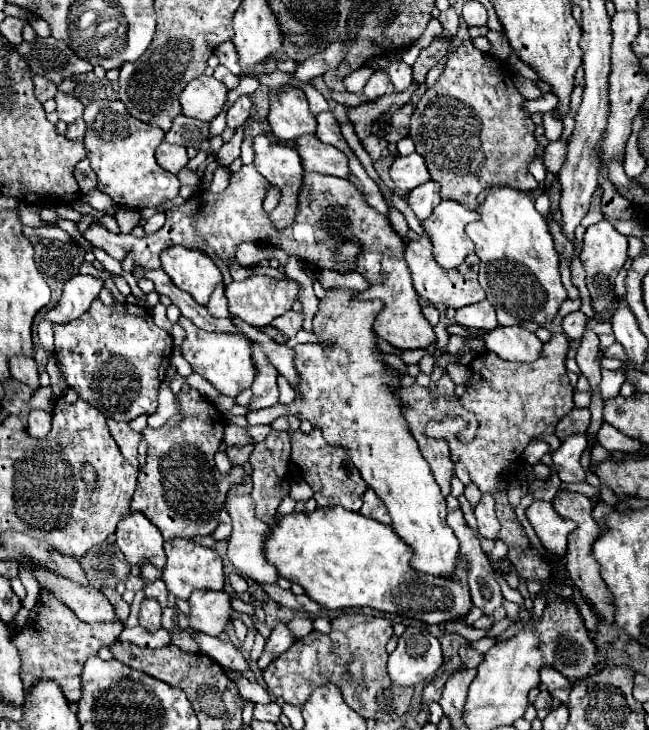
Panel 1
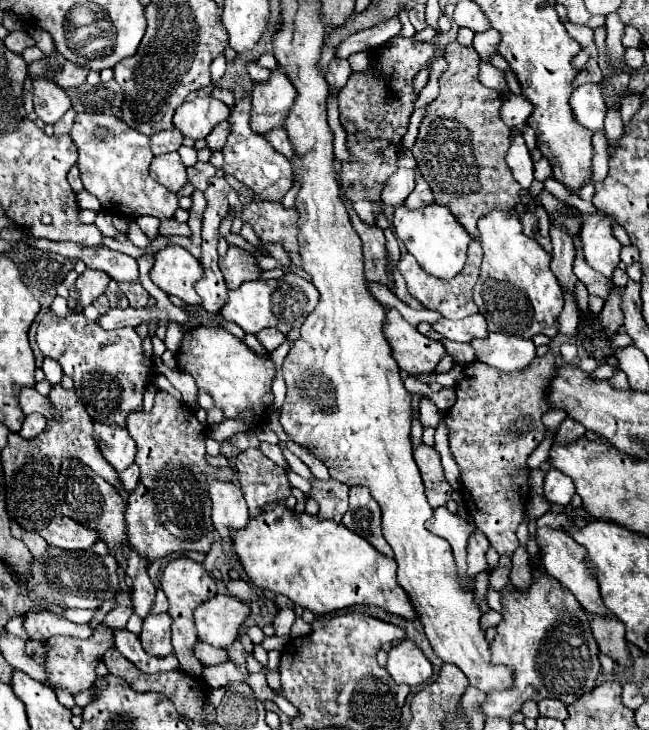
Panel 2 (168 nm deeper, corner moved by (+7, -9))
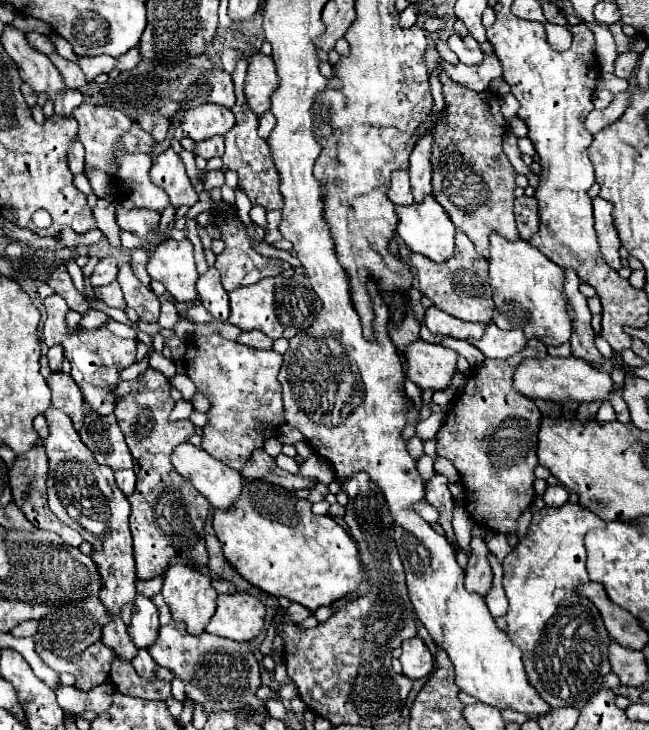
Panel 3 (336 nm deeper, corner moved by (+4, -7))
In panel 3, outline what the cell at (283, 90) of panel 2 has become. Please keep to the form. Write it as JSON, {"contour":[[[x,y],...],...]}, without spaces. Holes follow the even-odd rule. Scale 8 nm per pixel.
{"contour":[[[250,52],[244,94],[248,98],[250,110],[256,116],[264,114],[270,108],[270,94],[276,90],[276,86],[278,86],[278,76],[272,56],[266,56],[262,52]]]}

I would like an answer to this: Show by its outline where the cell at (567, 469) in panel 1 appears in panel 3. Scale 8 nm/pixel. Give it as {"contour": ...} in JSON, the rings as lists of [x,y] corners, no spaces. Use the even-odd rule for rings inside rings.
{"contour":[[[556,484],[556,486],[548,486],[548,490],[546,490],[546,494],[542,498],[544,498],[546,506],[560,508],[560,506],[564,506],[568,502],[568,492],[560,484]]]}

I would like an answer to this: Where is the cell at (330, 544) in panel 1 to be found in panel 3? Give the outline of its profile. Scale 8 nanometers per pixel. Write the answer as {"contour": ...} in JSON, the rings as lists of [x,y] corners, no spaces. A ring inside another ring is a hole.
{"contour":[[[244,480],[242,494],[236,502],[238,506],[232,510],[214,510],[212,524],[222,544],[224,558],[252,586],[278,598],[284,596],[290,602],[298,602],[314,612],[316,608],[330,606],[344,594],[354,592],[360,582],[366,580],[366,572],[358,556],[358,546],[352,536],[348,536],[348,532],[330,516],[312,514],[310,500],[300,500],[294,496],[294,492],[284,490],[282,486],[272,486],[260,480]]]}

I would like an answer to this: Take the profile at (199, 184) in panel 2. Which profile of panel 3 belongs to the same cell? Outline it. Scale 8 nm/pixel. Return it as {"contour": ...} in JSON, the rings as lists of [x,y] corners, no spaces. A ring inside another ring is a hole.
{"contour":[[[210,170],[208,172],[208,180],[206,180],[206,190],[210,190],[210,188],[214,188],[214,186],[224,186],[226,184],[226,180],[224,180],[224,172],[222,170]]]}

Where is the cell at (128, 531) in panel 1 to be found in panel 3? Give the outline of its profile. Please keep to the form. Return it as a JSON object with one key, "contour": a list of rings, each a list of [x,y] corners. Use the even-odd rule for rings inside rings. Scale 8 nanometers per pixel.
{"contour":[[[136,596],[134,600],[134,610],[132,610],[132,620],[128,624],[128,634],[134,642],[136,648],[148,650],[152,642],[156,642],[158,634],[158,608],[152,604],[150,598],[146,596]]]}

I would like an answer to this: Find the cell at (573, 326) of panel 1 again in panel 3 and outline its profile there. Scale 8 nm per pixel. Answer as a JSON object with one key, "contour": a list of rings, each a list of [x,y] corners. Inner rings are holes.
{"contour":[[[530,196],[516,198],[514,200],[514,216],[516,216],[516,226],[518,226],[522,240],[528,240],[532,234],[536,234],[536,230],[538,230],[536,198],[530,198]]]}

